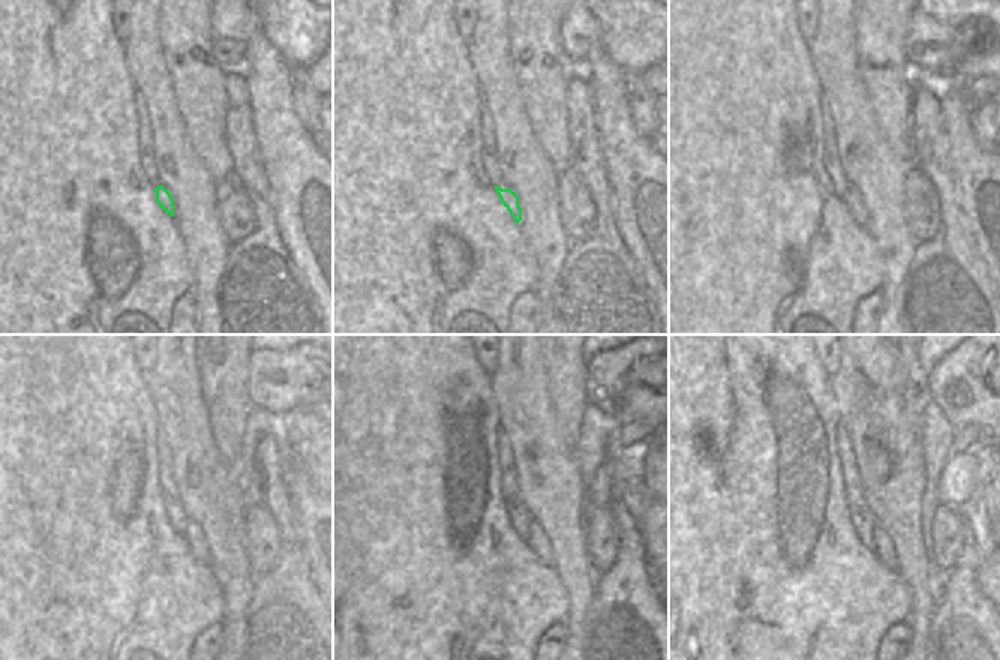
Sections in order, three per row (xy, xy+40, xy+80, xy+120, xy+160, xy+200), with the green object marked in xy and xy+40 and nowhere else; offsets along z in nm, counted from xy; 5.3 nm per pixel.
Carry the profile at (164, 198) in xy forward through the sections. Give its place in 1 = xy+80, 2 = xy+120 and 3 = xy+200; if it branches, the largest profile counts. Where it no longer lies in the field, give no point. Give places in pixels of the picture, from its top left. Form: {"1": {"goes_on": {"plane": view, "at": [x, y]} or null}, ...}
{"1": {"goes_on": {"plane": "xy+80", "at": [850, 197]}}, "2": {"goes_on": {"plane": "xy+120", "at": [194, 536]}}, "3": {"goes_on": {"plane": "xy+200", "at": [882, 545]}}}

